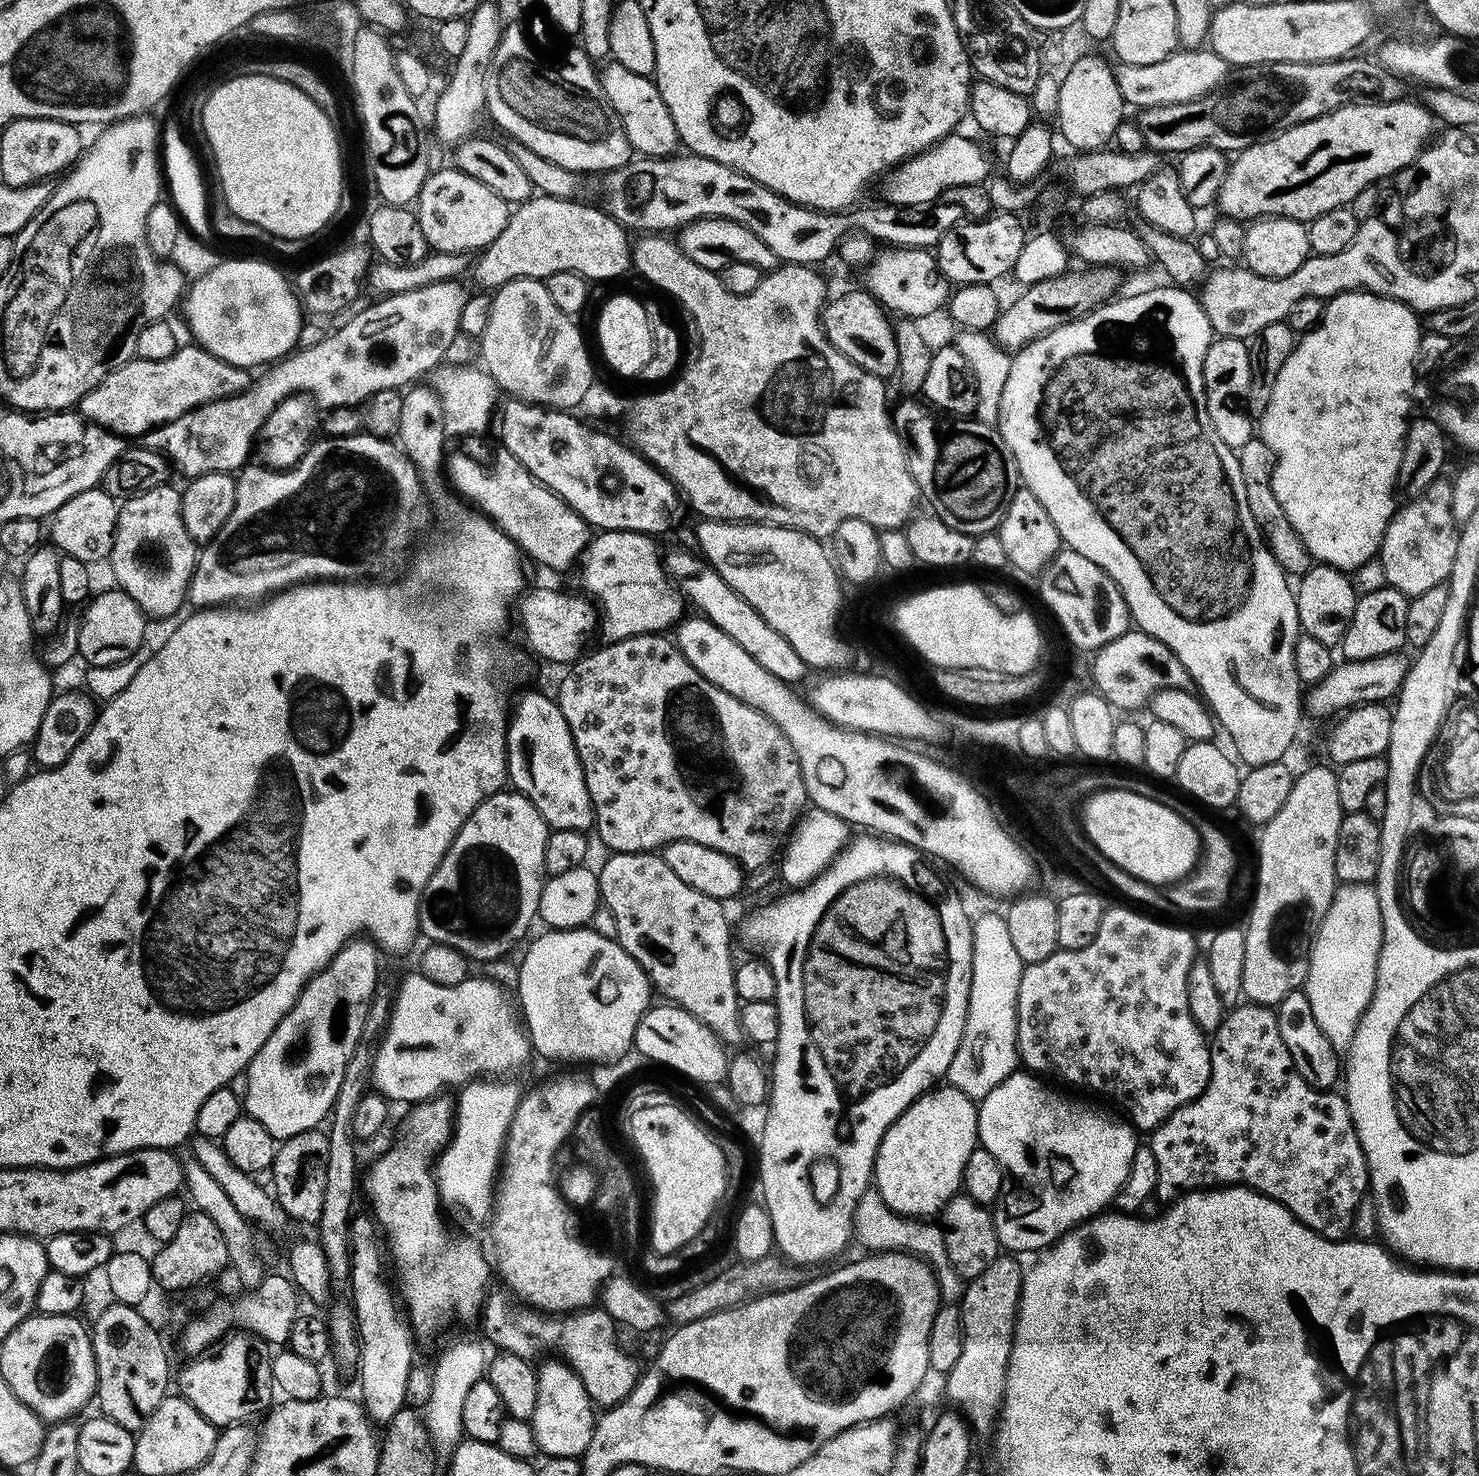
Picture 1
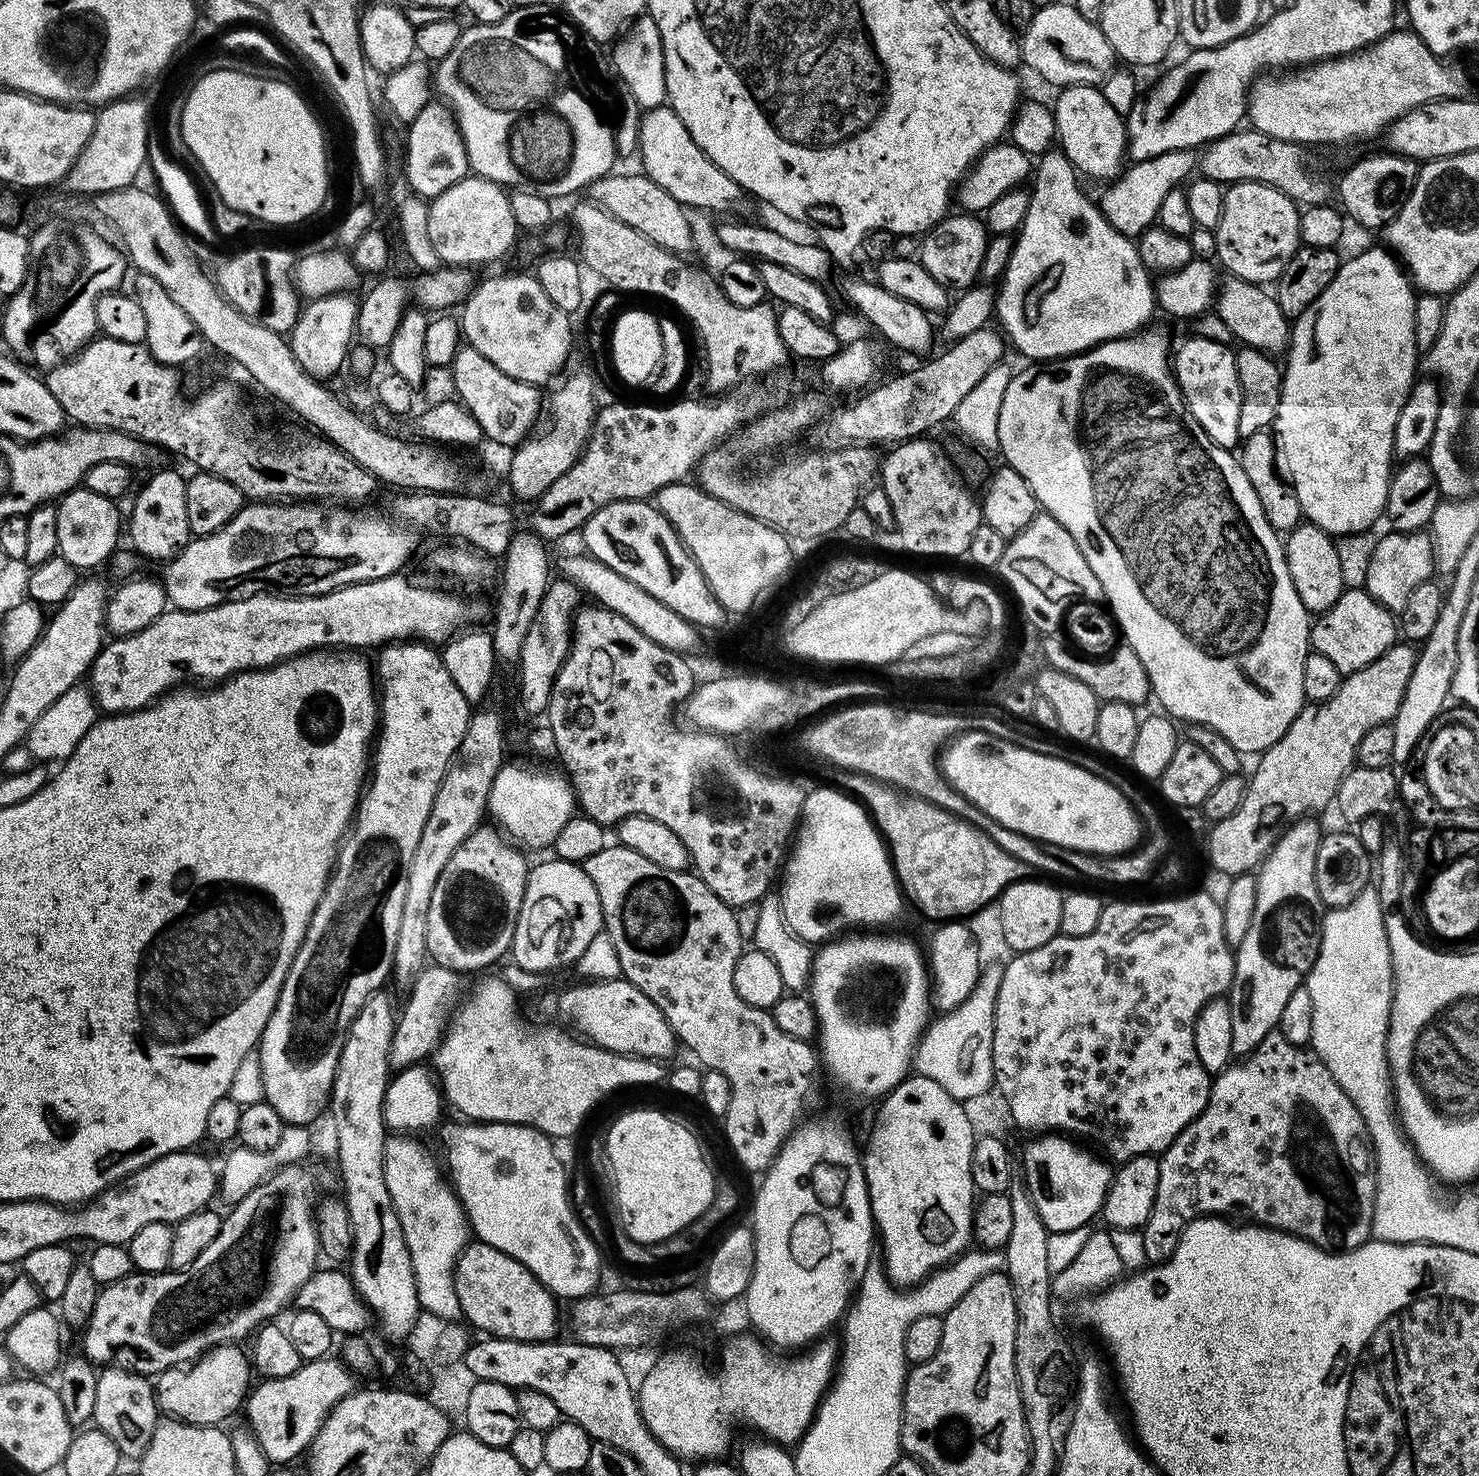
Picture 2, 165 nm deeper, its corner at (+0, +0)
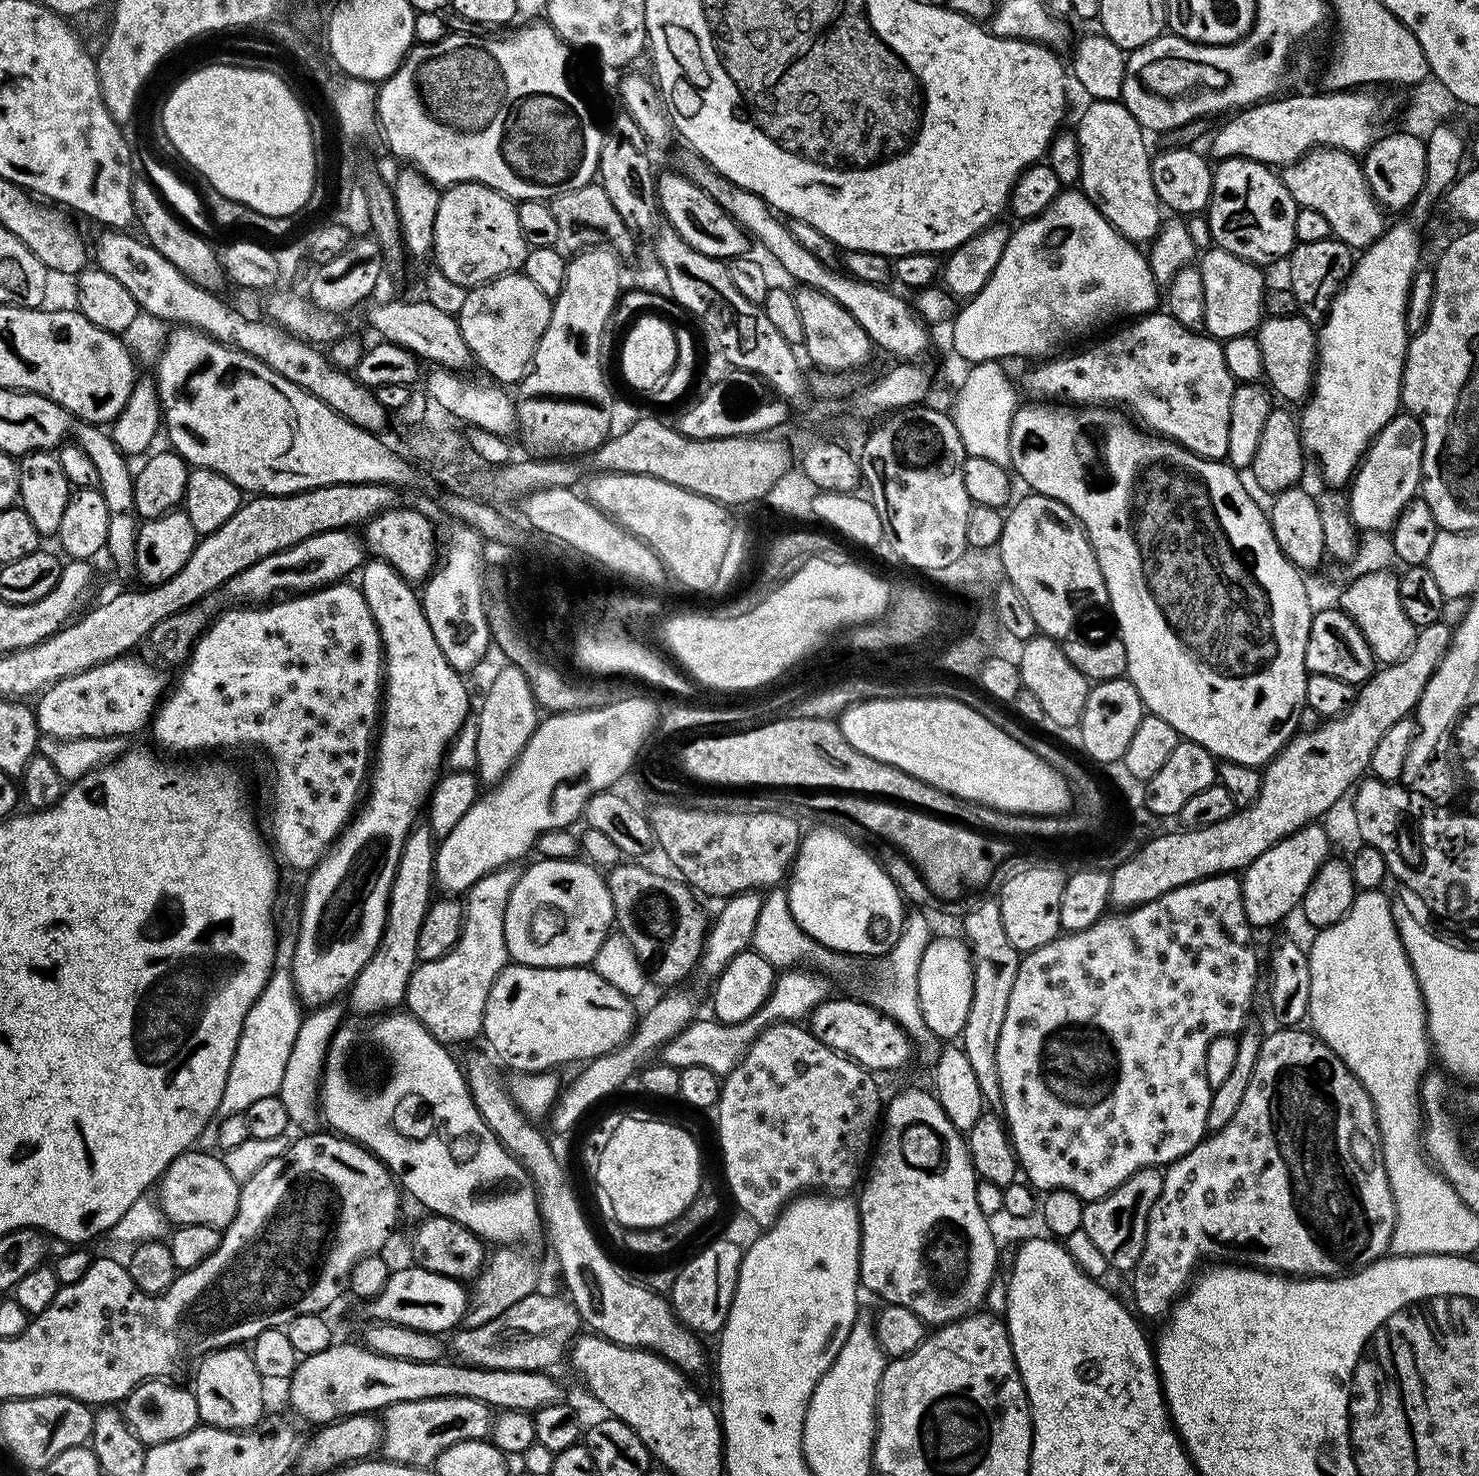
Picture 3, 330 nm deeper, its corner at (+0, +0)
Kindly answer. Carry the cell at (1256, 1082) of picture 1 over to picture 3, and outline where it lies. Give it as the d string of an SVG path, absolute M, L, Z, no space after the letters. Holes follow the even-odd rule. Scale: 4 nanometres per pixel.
M1280 1026L1275 1029L1277 1032L1261 1039L1258 1062L1250 1074L1250 1086L1246 1086L1246 1094L1242 1094L1242 1102L1238 1102L1238 1111L1234 1118L1230 1118L1230 1122L1226 1122L1222 1130L1205 1135L1198 1142L1198 1146L1194 1146L1194 1150L1182 1154L1182 1158L1163 1169L1162 1194L1158 1194L1158 1202L1154 1202L1154 1210L1150 1210L1150 1218L1146 1222L1146 1246L1142 1246L1142 1258L1138 1258L1138 1266L1130 1273L1131 1303L1134 1308L1136 1303L1135 1311L1141 1317L1167 1317L1172 1311L1172 1305L1188 1291L1198 1269L1205 1263L1204 1256L1209 1256L1212 1259L1209 1261L1212 1262L1231 1262L1249 1268L1263 1268L1265 1272L1279 1272L1285 1276L1331 1278L1373 1264L1389 1251L1390 1238L1394 1234L1396 1207L1386 1174L1384 1156L1380 1152L1380 1131L1376 1125L1374 1106L1356 1075L1338 1059L1334 1050L1330 1050L1330 1046L1326 1046L1315 1032L1303 1032L1302 1029L1300 1026Z

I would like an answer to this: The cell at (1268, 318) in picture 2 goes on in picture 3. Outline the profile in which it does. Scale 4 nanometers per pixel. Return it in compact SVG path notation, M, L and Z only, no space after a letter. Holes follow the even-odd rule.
M1269 315L1261 320L1254 335L1258 342L1258 350L1262 350L1262 362L1259 367L1264 371L1265 378L1263 377L1263 379L1266 381L1267 387L1279 399L1281 396L1282 399L1289 400L1289 402L1284 401L1289 405L1296 403L1299 405L1301 402L1307 401L1312 390L1312 381L1316 378L1318 332L1305 316L1291 315Z

